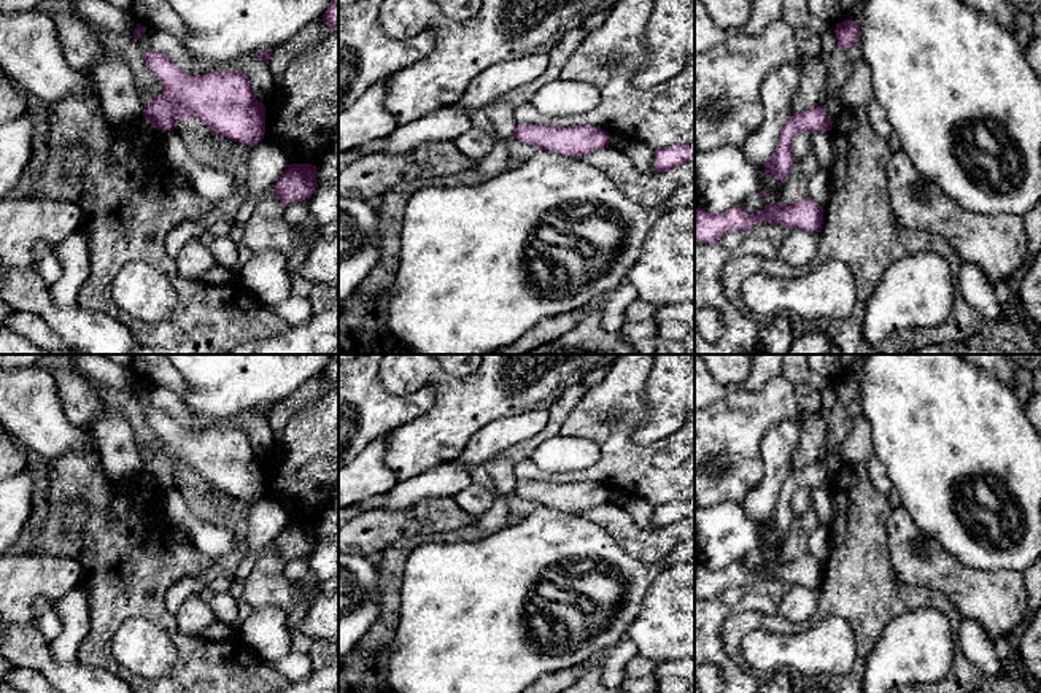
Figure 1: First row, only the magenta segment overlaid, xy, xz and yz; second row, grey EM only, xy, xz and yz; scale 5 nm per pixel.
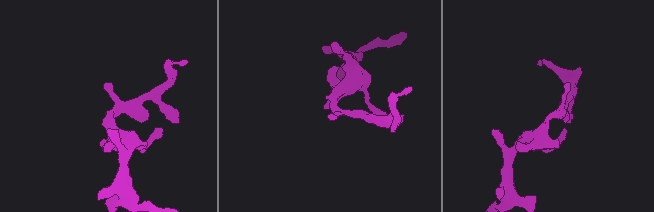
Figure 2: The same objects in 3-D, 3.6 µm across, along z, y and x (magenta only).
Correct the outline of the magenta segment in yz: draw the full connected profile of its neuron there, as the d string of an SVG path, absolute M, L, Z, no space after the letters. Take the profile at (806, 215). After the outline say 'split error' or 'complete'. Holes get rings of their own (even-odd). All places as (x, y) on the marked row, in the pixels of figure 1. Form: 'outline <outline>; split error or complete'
outline M804 197L791 205L771 203L757 215L750 215L742 203L723 213L709 213L695 208L695 240L699 243L718 243L728 232L747 232L755 223L779 223L788 229L820 232L823 208L812 199Z; complete

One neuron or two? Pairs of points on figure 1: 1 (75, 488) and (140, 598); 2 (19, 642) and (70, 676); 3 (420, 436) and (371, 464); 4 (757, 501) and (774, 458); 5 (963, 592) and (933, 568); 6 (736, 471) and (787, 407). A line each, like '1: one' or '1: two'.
1: one
2: one
3: two
4: one
5: one
6: one

